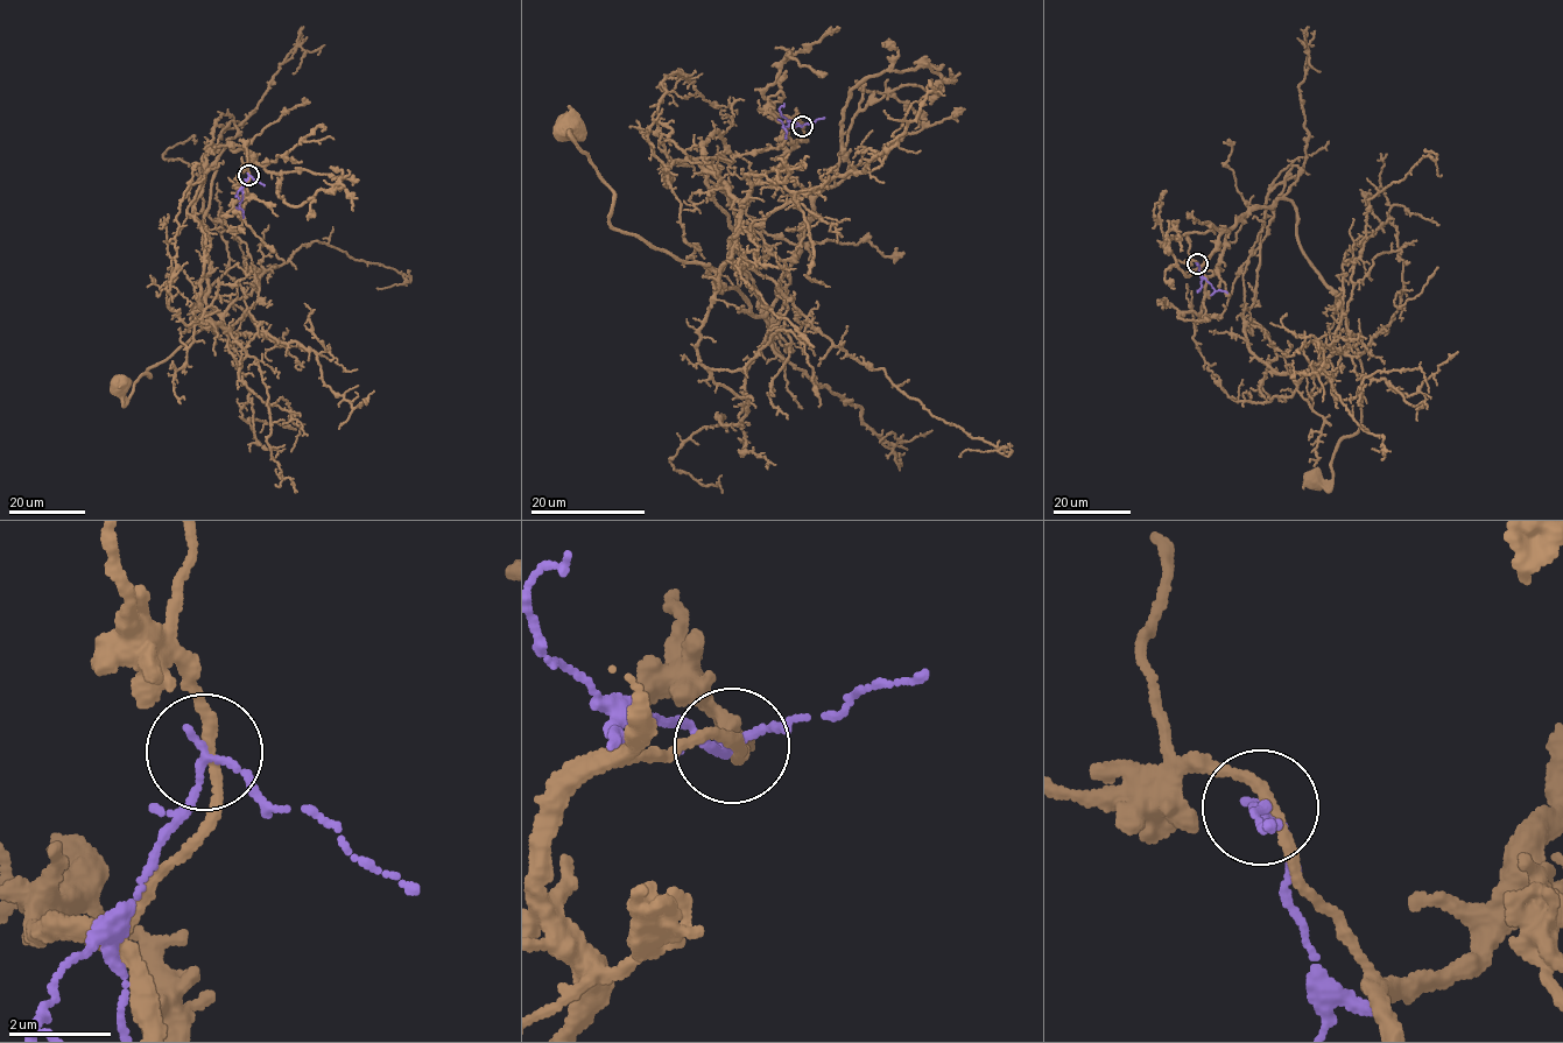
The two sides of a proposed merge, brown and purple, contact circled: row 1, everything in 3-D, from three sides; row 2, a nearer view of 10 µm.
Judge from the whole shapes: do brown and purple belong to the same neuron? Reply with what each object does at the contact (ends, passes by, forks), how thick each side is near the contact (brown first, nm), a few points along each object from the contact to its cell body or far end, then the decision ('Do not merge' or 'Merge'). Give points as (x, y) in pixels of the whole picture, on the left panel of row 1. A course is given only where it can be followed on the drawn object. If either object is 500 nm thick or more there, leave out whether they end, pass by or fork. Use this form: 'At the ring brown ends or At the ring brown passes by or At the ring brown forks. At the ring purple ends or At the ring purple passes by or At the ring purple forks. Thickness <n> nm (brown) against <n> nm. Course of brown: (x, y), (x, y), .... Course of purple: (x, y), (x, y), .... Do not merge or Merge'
At the ring brown passes by. At the ring purple passes by. Thickness 200 nm (brown) against 130 nm. Course of brown: (248, 175), (237, 188), (254, 156), (229, 145), (203, 220), (206, 325), (128, 397), (122, 383). Course of purple: (248, 175), (240, 204), (243, 218). Do not merge

